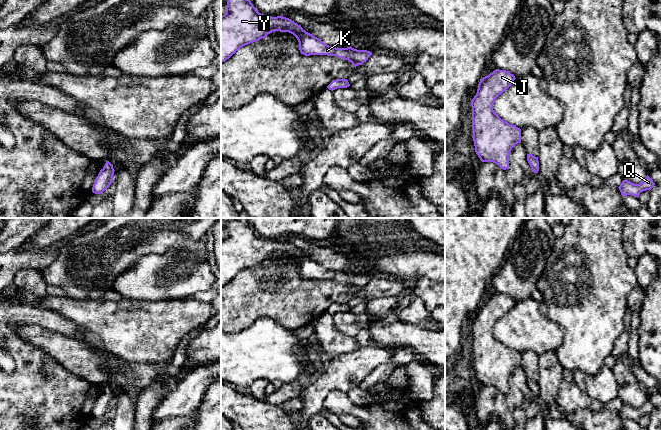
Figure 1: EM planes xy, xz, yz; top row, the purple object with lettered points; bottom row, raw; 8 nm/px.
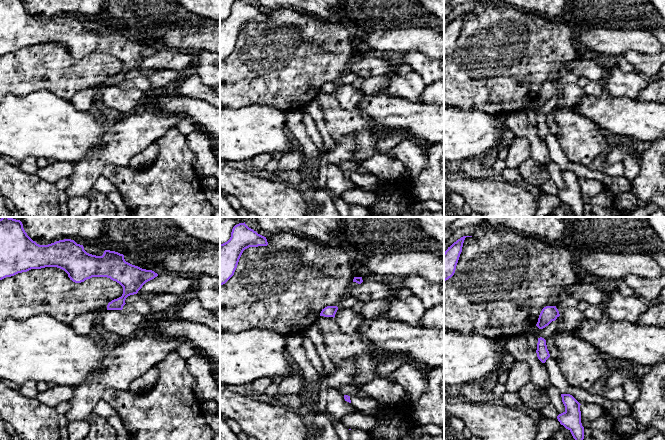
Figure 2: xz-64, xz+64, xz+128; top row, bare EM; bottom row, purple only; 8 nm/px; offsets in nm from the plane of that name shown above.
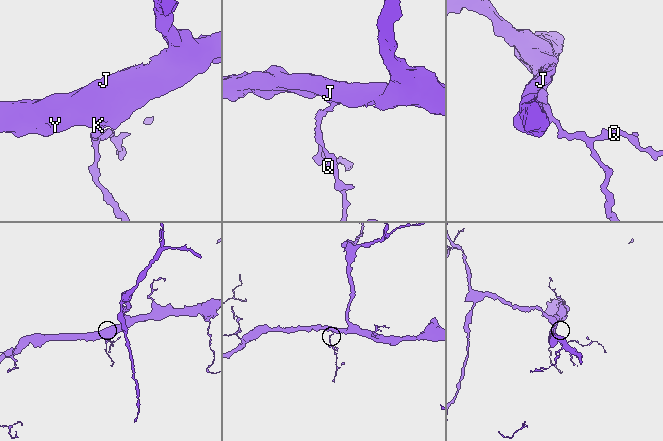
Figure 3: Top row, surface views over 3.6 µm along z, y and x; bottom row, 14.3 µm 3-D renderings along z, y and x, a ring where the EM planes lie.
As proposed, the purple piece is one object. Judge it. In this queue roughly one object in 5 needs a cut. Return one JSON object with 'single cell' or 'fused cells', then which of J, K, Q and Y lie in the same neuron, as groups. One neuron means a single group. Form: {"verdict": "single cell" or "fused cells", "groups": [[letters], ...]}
{"verdict": "single cell", "groups": [["J", "K", "Q", "Y"]]}

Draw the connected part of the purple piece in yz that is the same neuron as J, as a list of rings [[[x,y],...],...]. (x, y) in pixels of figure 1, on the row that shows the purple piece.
[[[496,69],[481,79],[477,93],[471,100],[472,138],[475,152],[482,162],[493,162],[501,169],[509,168],[509,154],[512,148],[521,143],[521,129],[501,119],[493,110],[495,99],[507,90],[515,80],[515,76],[506,70]]]

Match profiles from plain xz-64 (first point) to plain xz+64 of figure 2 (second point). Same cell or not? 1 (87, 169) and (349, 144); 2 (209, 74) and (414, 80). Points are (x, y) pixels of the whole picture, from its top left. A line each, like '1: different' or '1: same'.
1: same
2: different

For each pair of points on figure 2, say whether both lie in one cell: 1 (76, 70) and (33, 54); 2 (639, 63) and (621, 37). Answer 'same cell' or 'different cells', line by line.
1: same cell
2: different cells

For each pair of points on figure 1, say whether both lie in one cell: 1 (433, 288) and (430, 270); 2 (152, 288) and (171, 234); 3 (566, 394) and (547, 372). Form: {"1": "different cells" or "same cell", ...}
{"1": "different cells", "2": "different cells", "3": "different cells"}

